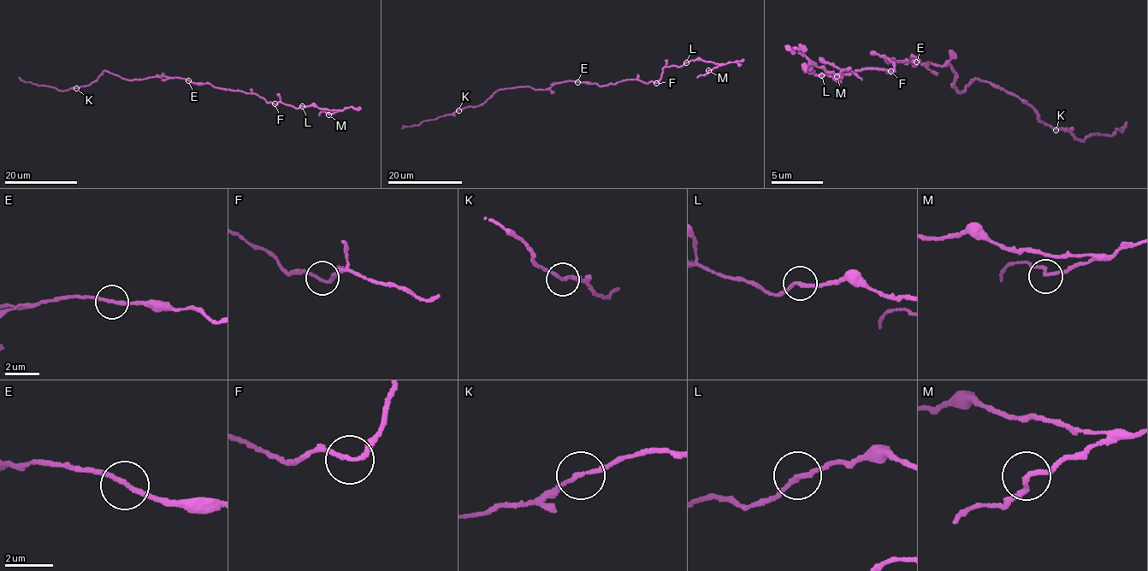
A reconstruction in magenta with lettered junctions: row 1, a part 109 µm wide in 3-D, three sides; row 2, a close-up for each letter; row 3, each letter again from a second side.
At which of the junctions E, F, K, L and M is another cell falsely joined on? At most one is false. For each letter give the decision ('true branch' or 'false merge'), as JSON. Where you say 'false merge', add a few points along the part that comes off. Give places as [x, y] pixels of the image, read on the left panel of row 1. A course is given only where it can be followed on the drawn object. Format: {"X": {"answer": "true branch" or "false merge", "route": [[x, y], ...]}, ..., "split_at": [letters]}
{"E": {"answer": "true branch"}, "F": {"answer": "true branch"}, "K": {"answer": "true branch"}, "L": {"answer": "true branch"}, "M": {"answer": "true branch"}, "split_at": []}

